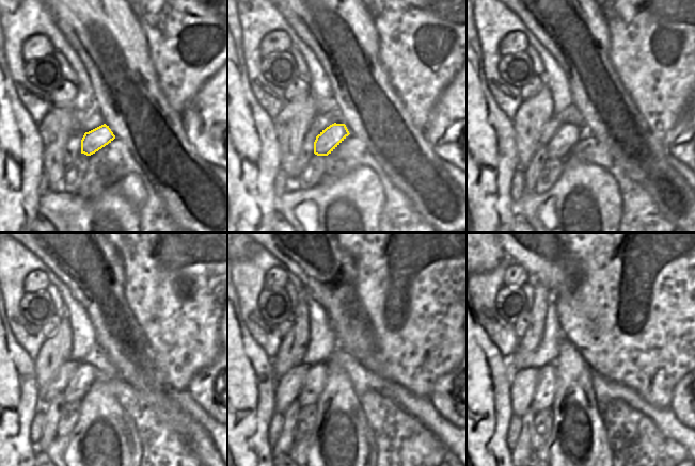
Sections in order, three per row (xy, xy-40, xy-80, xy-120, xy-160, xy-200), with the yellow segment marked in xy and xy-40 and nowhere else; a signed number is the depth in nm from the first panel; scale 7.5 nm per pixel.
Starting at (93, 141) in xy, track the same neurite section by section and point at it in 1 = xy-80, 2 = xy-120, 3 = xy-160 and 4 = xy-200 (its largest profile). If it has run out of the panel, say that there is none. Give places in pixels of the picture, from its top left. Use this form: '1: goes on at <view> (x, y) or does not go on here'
1: goes on at xy-80 (567, 135)
2: goes on at xy-120 (85, 374)
3: goes on at xy-160 (316, 379)
4: goes on at xy-200 (547, 385)

